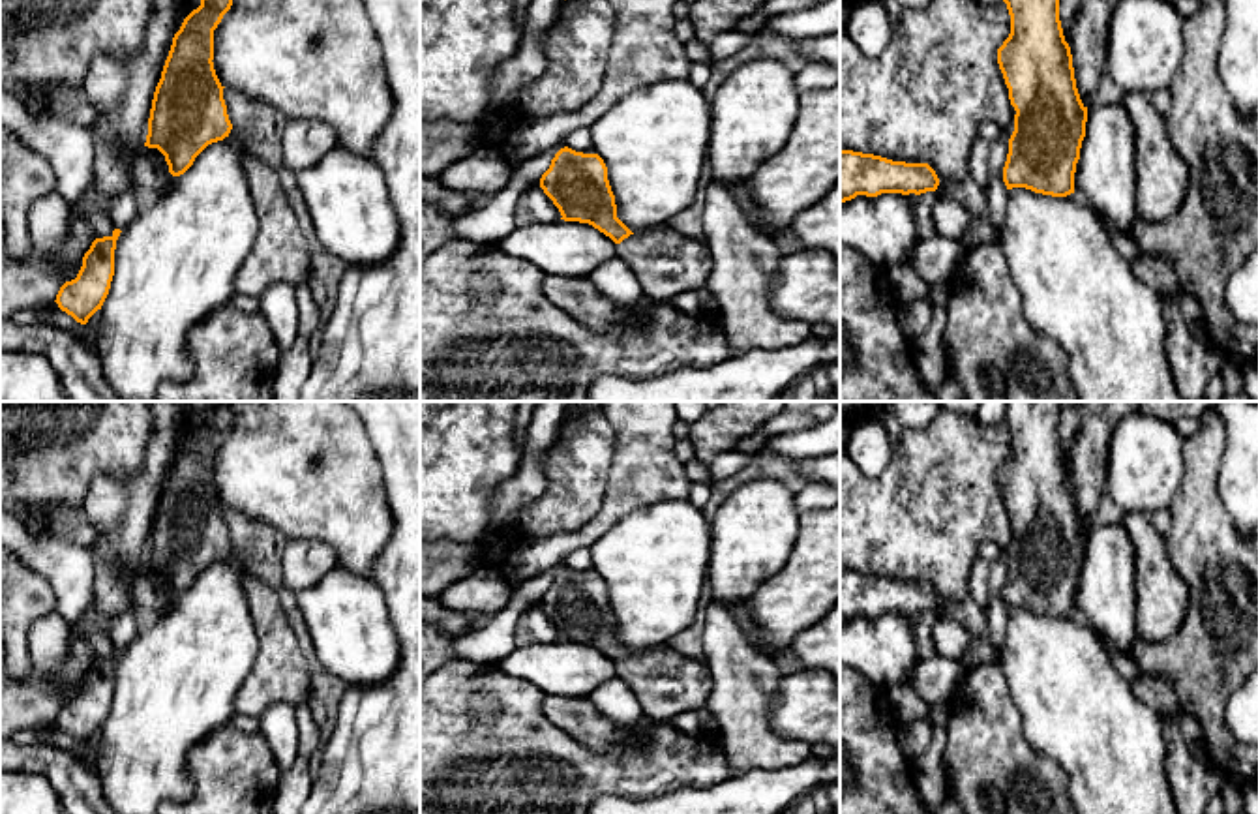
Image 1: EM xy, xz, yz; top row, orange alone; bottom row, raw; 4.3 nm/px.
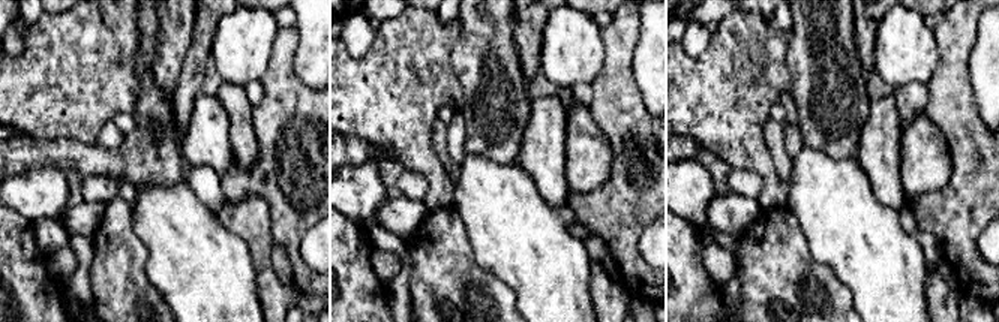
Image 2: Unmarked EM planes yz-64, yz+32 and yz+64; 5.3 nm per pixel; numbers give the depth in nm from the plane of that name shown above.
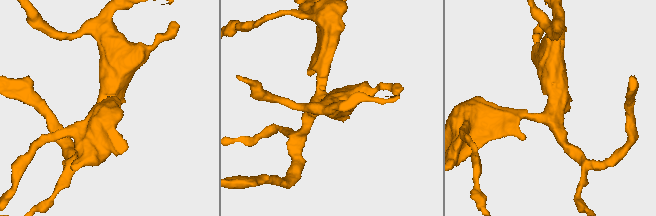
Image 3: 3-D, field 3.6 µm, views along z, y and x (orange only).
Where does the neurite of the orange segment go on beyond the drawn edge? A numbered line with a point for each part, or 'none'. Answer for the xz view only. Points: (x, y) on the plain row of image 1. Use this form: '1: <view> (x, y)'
1: xz (666, 683)

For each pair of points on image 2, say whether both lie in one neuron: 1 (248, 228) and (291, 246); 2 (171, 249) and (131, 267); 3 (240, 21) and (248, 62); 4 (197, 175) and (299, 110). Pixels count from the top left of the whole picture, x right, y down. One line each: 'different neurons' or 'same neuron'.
1: different neurons
2: different neurons
3: same neuron
4: different neurons

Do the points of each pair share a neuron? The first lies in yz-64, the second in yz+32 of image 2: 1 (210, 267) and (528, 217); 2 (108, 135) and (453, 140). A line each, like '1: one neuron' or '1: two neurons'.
1: one neuron
2: two neurons

